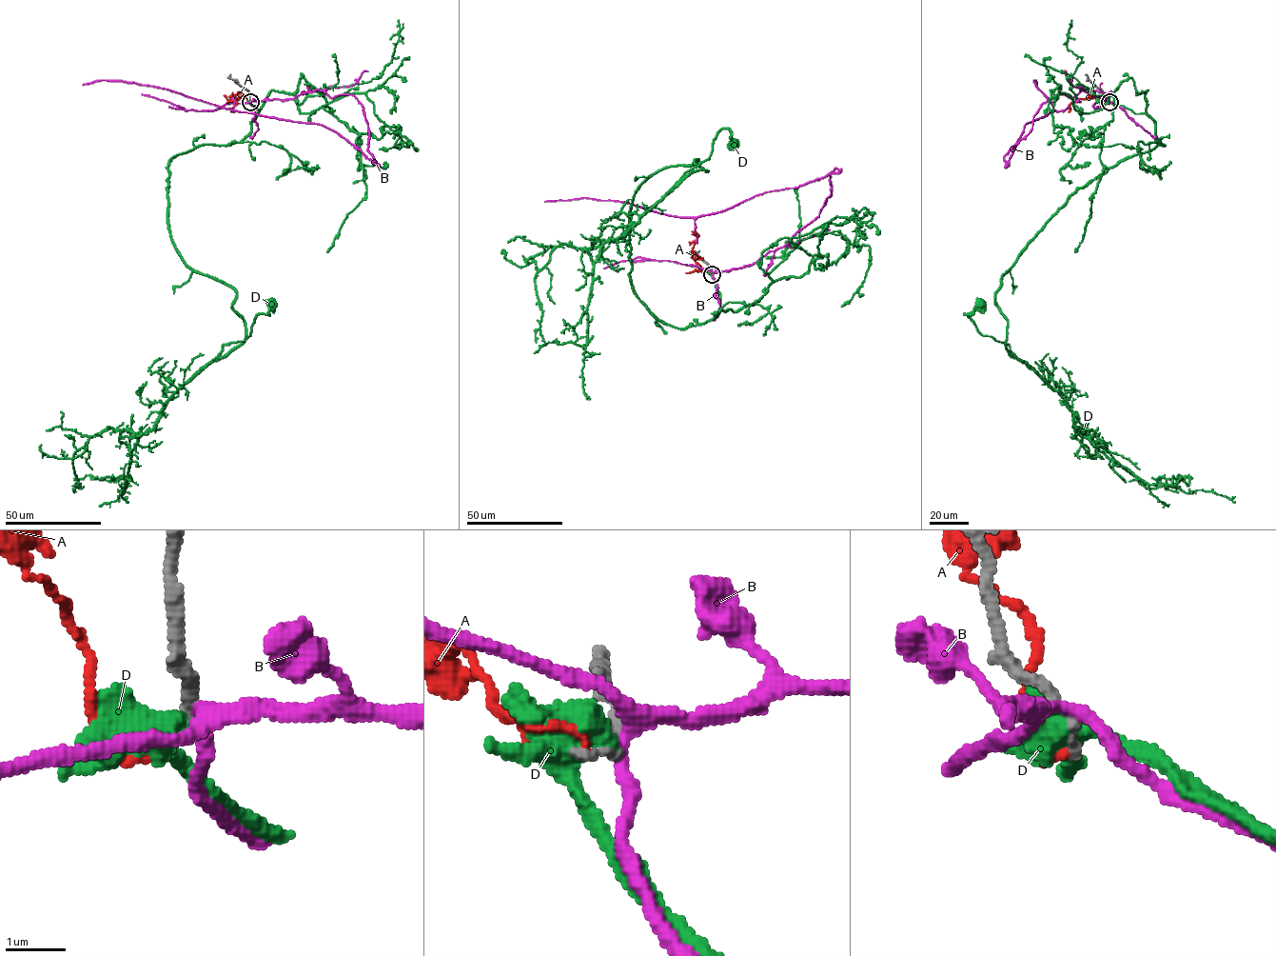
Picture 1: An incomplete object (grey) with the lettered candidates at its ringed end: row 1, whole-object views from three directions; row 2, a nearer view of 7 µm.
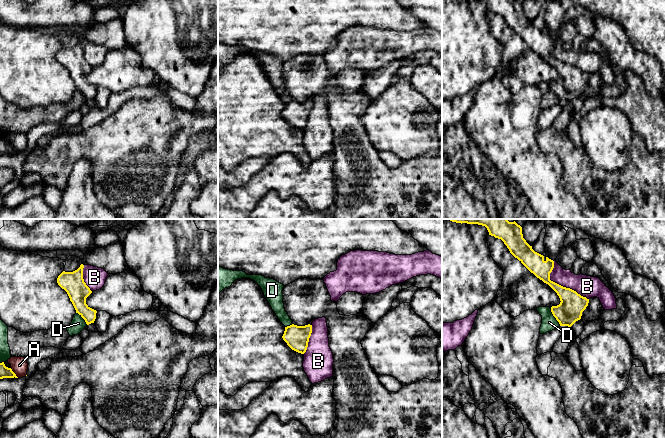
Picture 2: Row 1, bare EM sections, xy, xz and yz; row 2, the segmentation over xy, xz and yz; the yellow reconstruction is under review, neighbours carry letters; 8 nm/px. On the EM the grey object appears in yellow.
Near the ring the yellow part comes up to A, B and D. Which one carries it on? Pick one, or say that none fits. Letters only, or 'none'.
none

